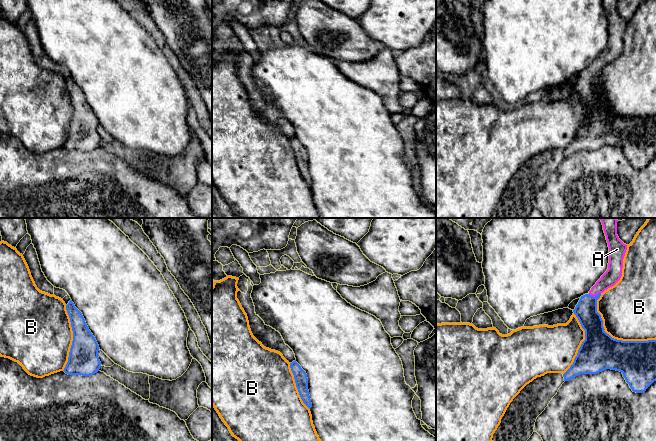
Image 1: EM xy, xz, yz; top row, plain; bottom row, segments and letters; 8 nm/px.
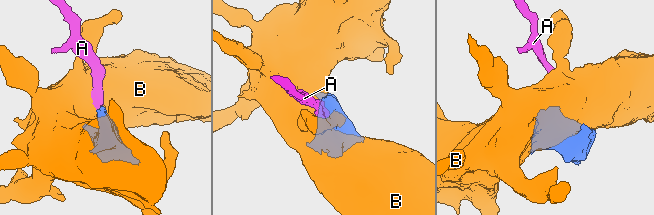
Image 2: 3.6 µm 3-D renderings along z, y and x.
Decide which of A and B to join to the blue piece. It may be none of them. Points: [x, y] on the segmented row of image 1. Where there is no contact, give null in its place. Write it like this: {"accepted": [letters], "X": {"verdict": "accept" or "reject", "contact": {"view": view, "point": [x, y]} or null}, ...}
{"accepted": ["A"], "A": {"verdict": "accept", "contact": {"view": "yz", "point": [595, 296]}}, "B": {"verdict": "reject", "contact": {"view": "yz", "point": [610, 336]}}}

